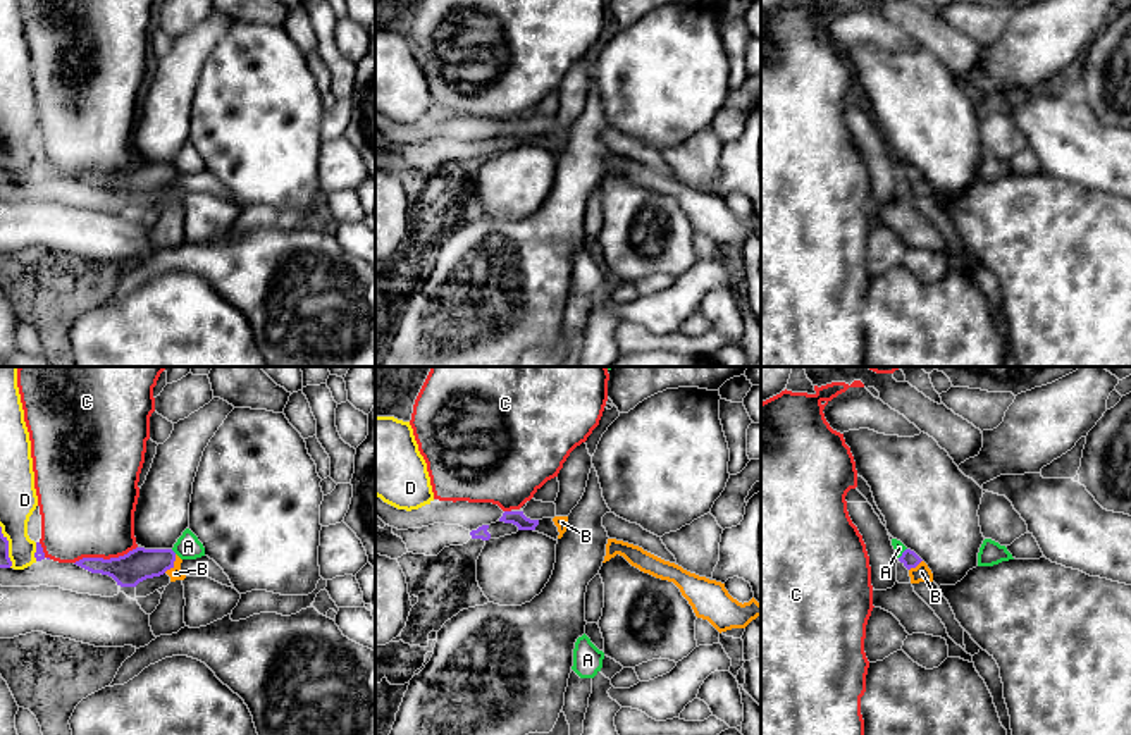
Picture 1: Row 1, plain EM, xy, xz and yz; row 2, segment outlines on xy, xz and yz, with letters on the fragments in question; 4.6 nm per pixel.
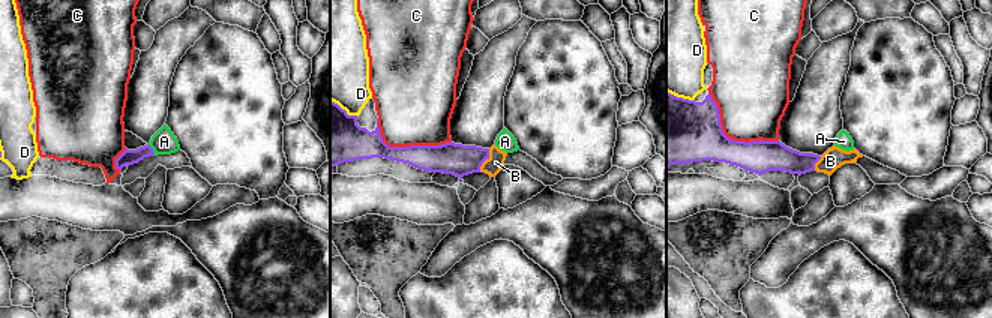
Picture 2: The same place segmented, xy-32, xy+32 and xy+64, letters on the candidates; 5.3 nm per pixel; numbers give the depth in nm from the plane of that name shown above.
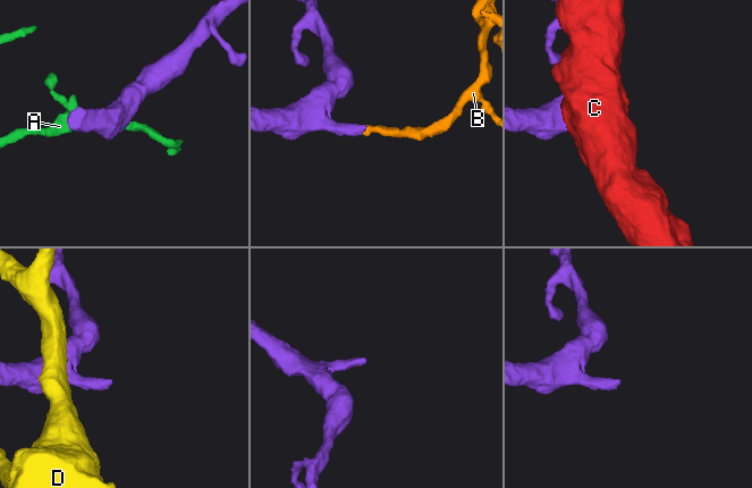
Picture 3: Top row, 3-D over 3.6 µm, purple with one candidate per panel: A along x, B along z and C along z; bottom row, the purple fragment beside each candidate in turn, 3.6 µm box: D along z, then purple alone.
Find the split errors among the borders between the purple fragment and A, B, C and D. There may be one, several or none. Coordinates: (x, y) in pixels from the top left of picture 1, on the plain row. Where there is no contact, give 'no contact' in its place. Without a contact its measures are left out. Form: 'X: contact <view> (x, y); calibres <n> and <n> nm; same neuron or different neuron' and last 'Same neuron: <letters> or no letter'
A: contact xy (173, 166); calibres 150 and 120 nm; different neuron
B: contact xy (173, 179); calibres 150 and 60 nm; same neuron
C: contact xy (105, 174); calibres 150 and 440 nm; different neuron
D: contact xy (7, 160); calibres 50 and 180 nm; different neuron
Same neuron: B

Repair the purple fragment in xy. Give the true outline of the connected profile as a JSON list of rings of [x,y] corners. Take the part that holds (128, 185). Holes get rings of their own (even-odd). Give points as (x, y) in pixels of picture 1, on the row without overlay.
[[[136,162],[119,172],[83,172],[74,179],[112,191],[121,201],[136,201],[139,196],[167,188],[170,196],[184,195],[182,174],[172,164]]]

